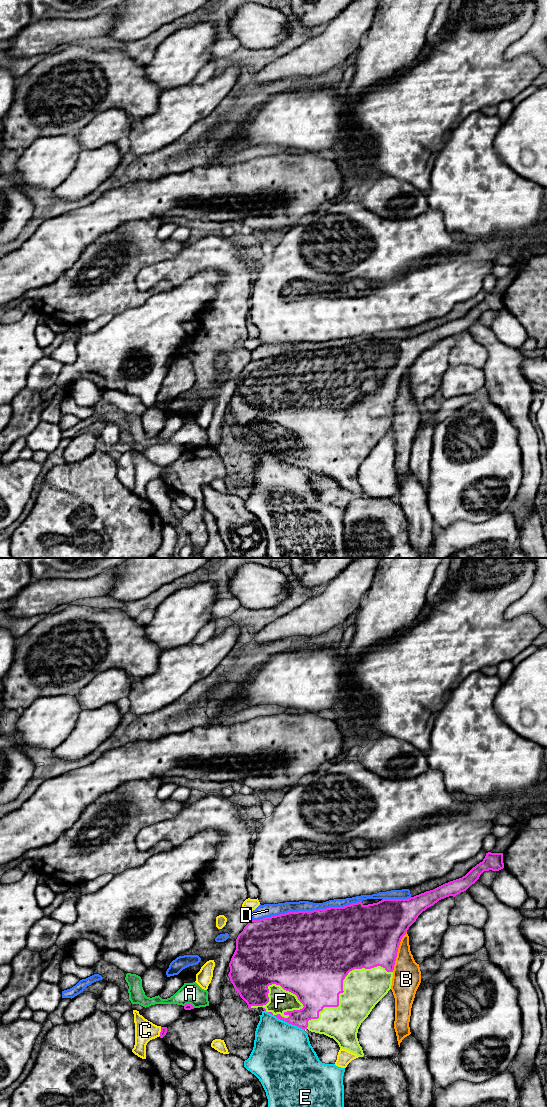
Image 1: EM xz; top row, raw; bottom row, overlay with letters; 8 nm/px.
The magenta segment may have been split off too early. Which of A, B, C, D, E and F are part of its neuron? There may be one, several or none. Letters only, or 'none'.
F

